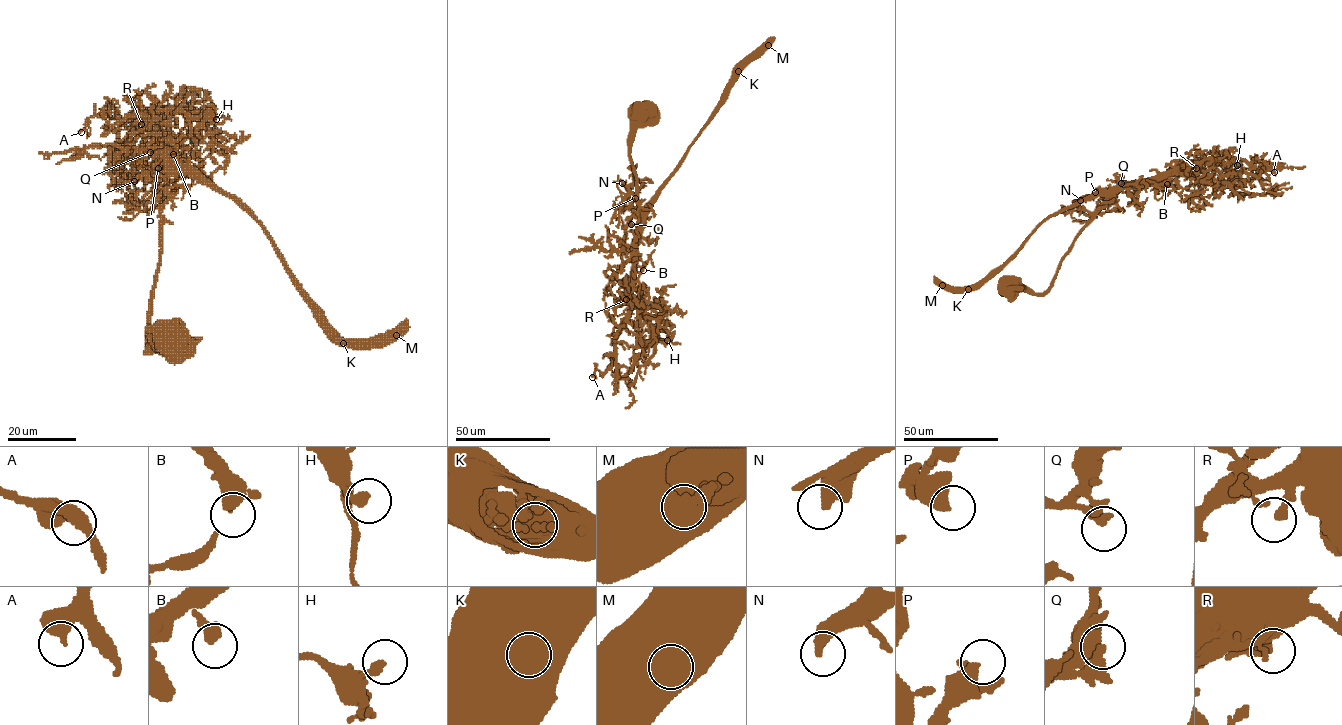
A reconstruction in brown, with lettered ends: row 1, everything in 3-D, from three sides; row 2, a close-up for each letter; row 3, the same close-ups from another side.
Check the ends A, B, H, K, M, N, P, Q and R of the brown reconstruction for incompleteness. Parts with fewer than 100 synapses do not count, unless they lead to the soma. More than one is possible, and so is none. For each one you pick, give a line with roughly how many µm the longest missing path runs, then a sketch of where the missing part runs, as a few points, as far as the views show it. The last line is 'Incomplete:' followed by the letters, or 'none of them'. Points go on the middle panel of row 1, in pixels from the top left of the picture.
N: about 20 µm are missing; missing branch runs (622, 183), (611, 186), (610, 176), (613, 172)
Incomplete: N

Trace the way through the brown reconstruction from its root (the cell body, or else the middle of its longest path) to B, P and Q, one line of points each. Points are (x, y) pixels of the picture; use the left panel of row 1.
B: (170, 343), (177, 332), (151, 349), (148, 316), (167, 177), (155, 142), (165, 143), (173, 154)
P: (170, 343), (177, 332), (152, 350), (148, 334), (167, 177), (155, 173), (153, 166), (158, 168)
Q: (170, 343), (177, 332), (152, 350), (148, 334), (167, 177), (159, 158), (134, 151), (150, 152)

